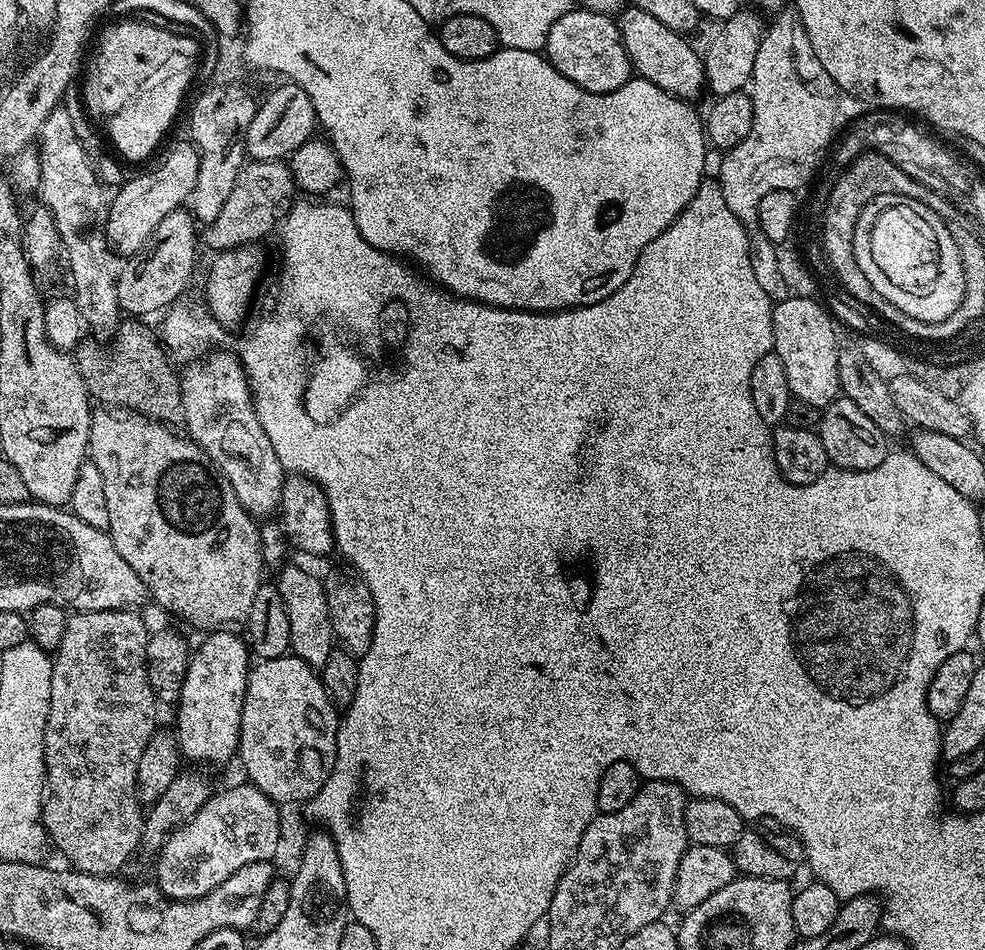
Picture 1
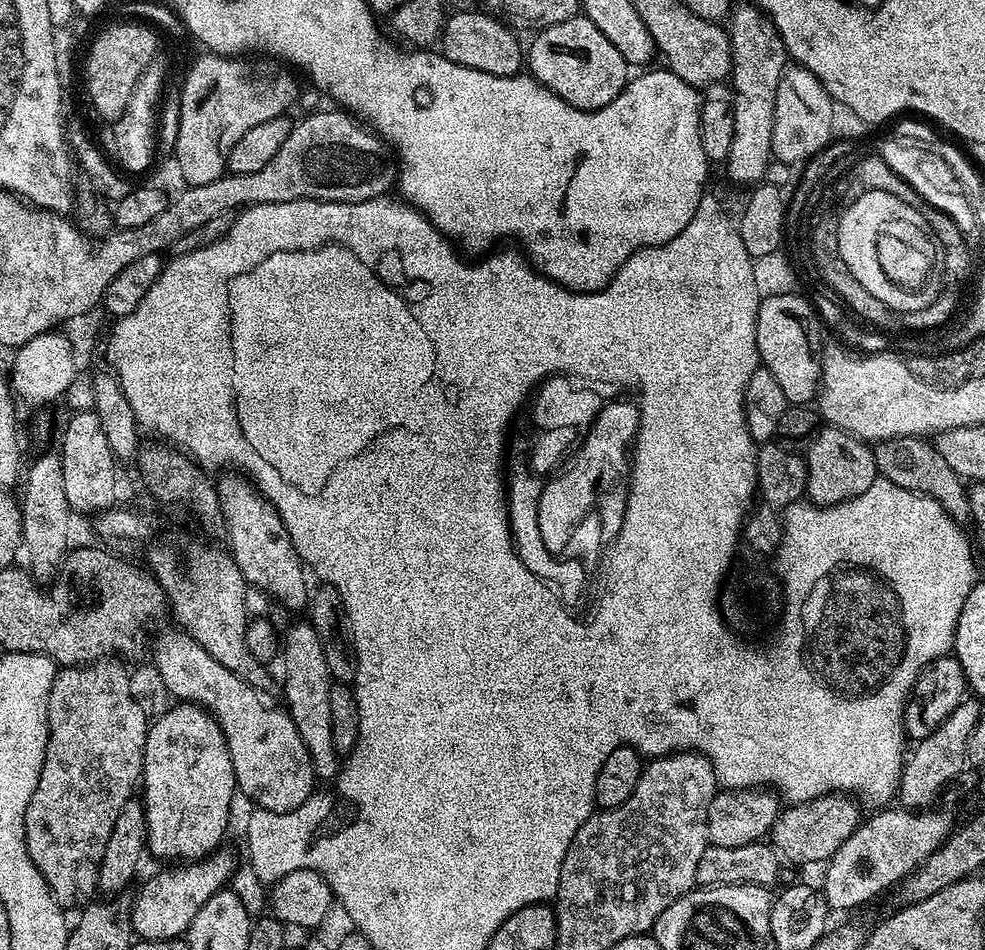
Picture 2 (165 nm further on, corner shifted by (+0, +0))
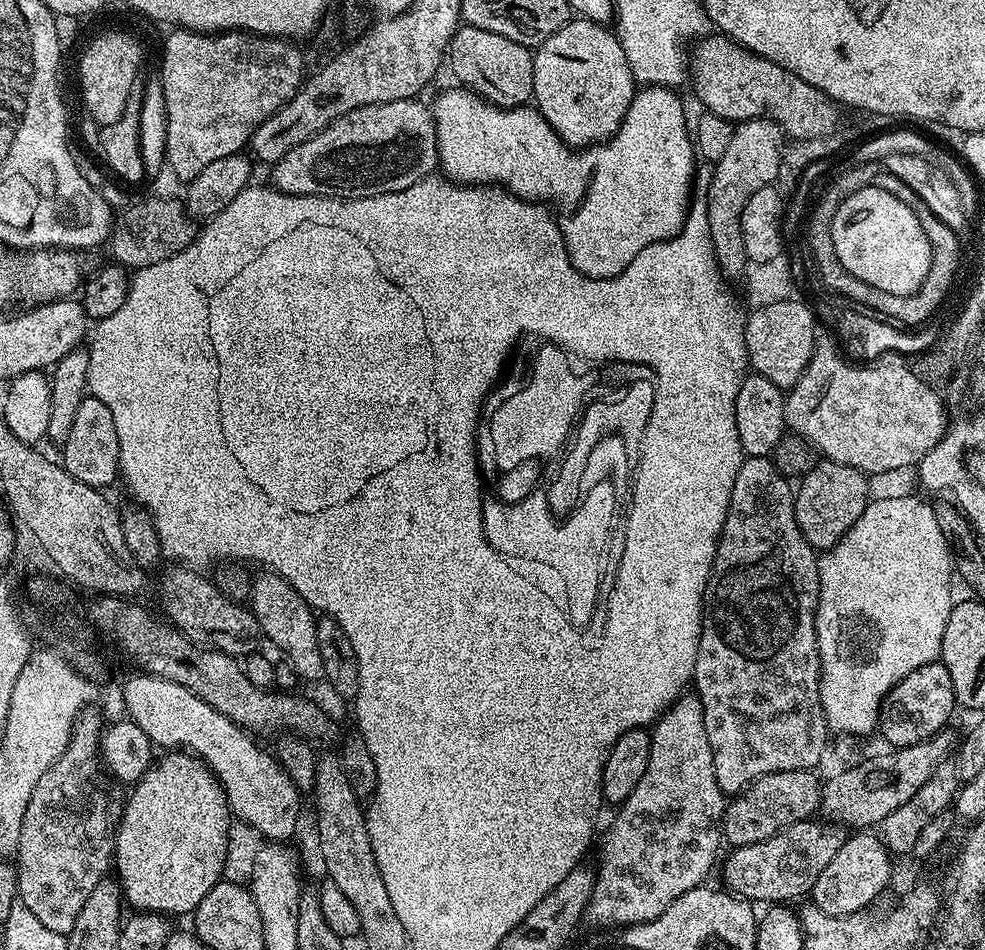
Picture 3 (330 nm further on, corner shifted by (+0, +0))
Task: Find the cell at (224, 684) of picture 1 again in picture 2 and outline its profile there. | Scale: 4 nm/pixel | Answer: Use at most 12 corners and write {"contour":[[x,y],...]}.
{"contour":[[176,702],[148,725],[147,851],[221,847],[237,798],[219,722]]}

